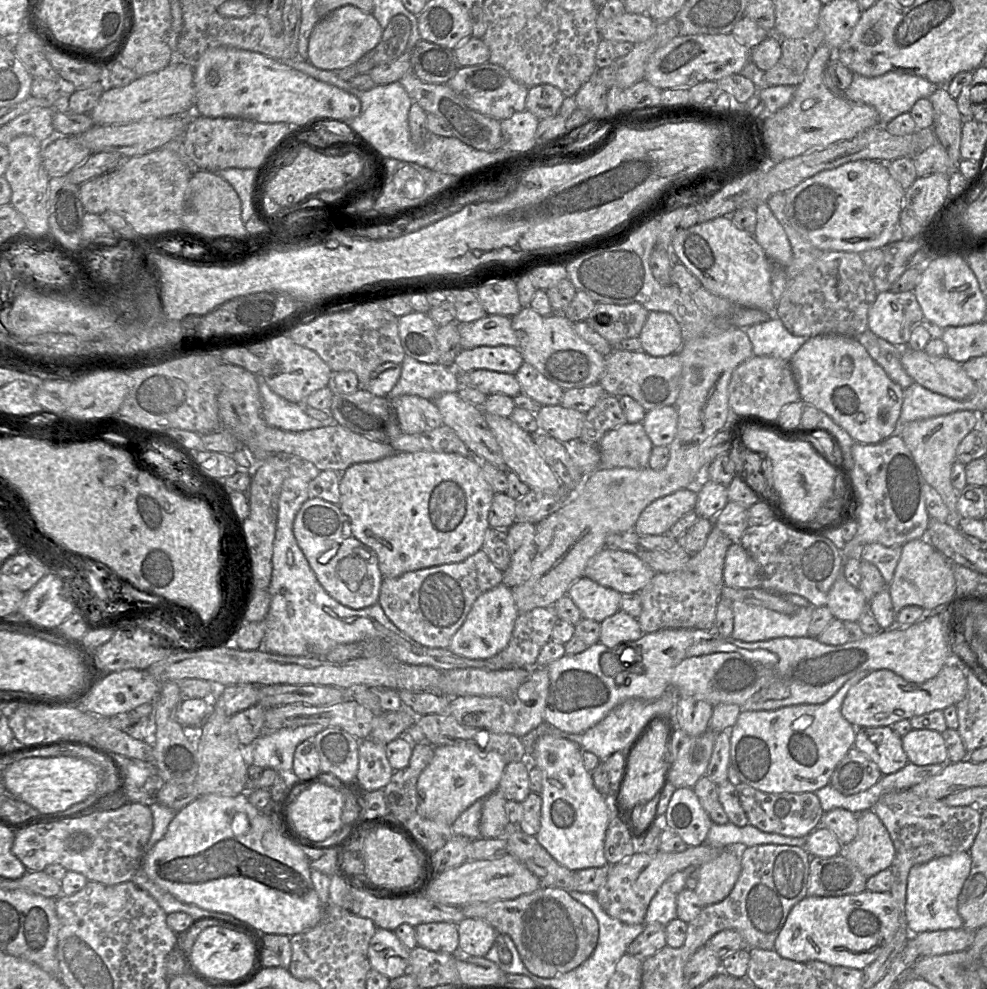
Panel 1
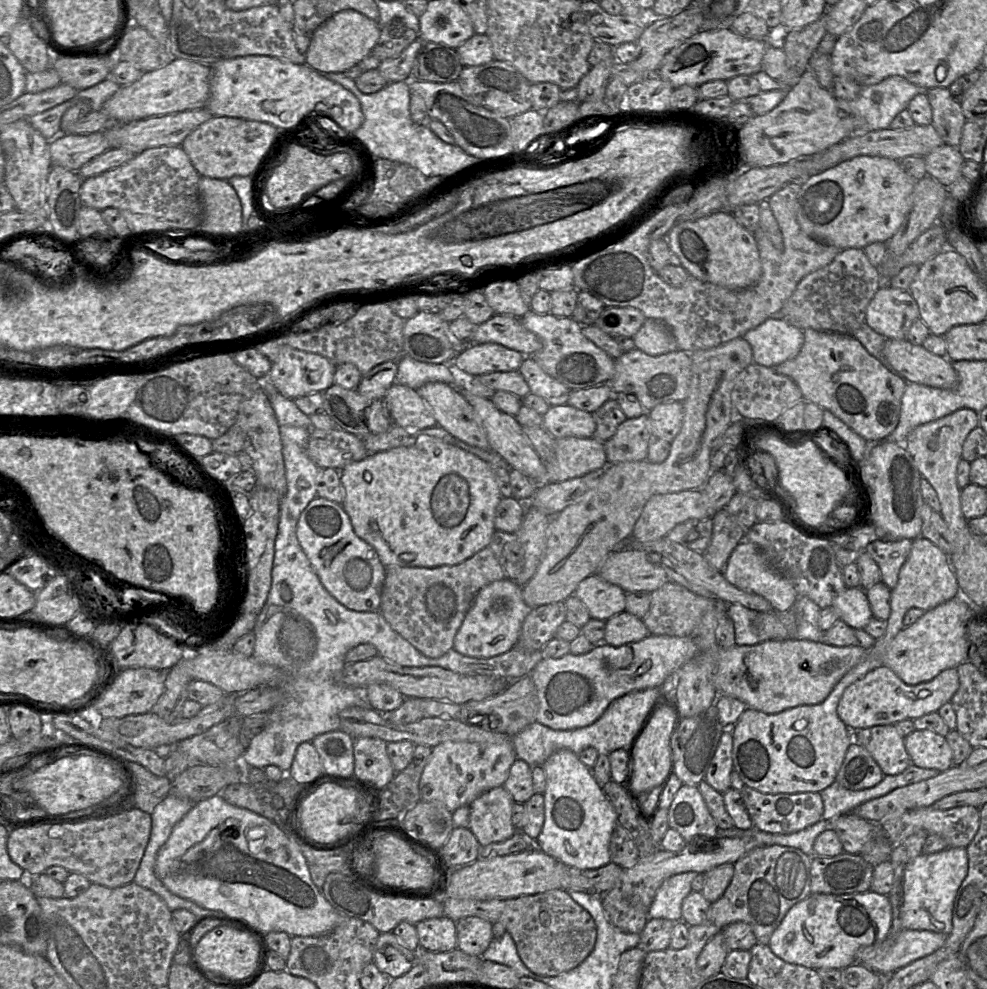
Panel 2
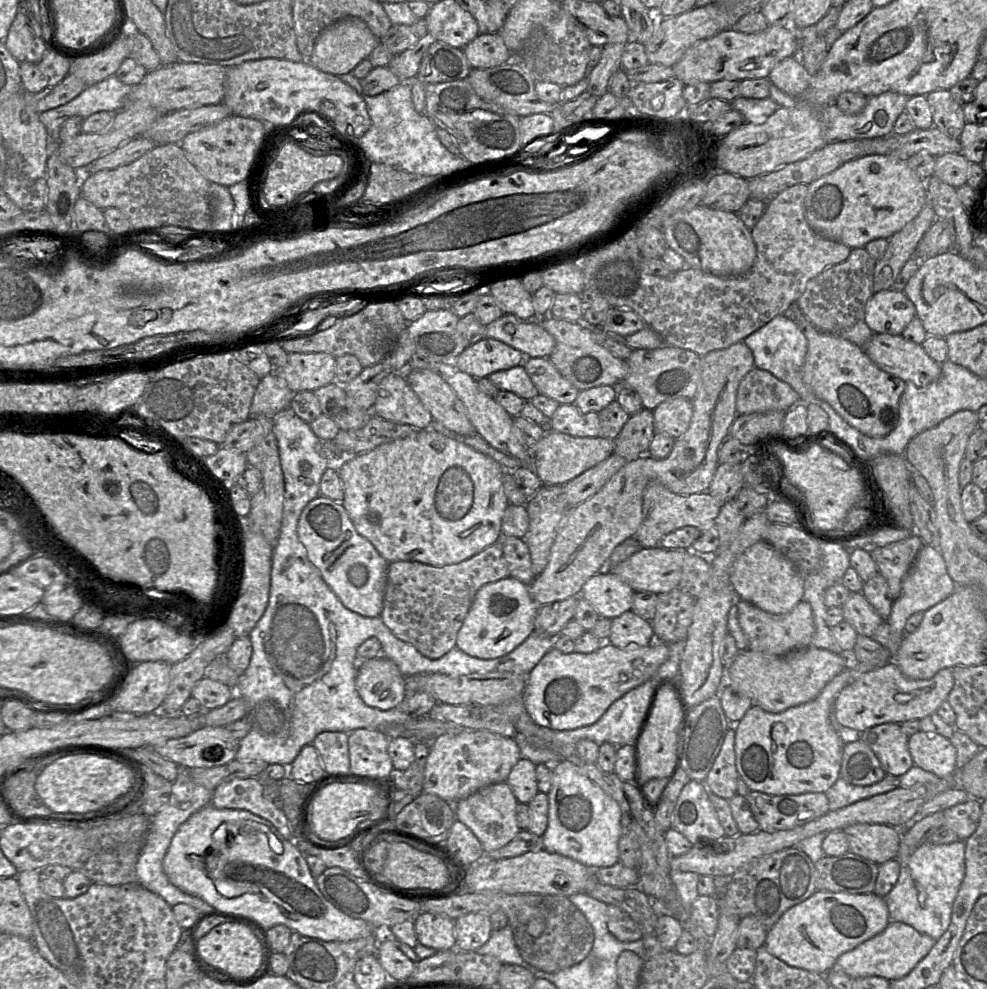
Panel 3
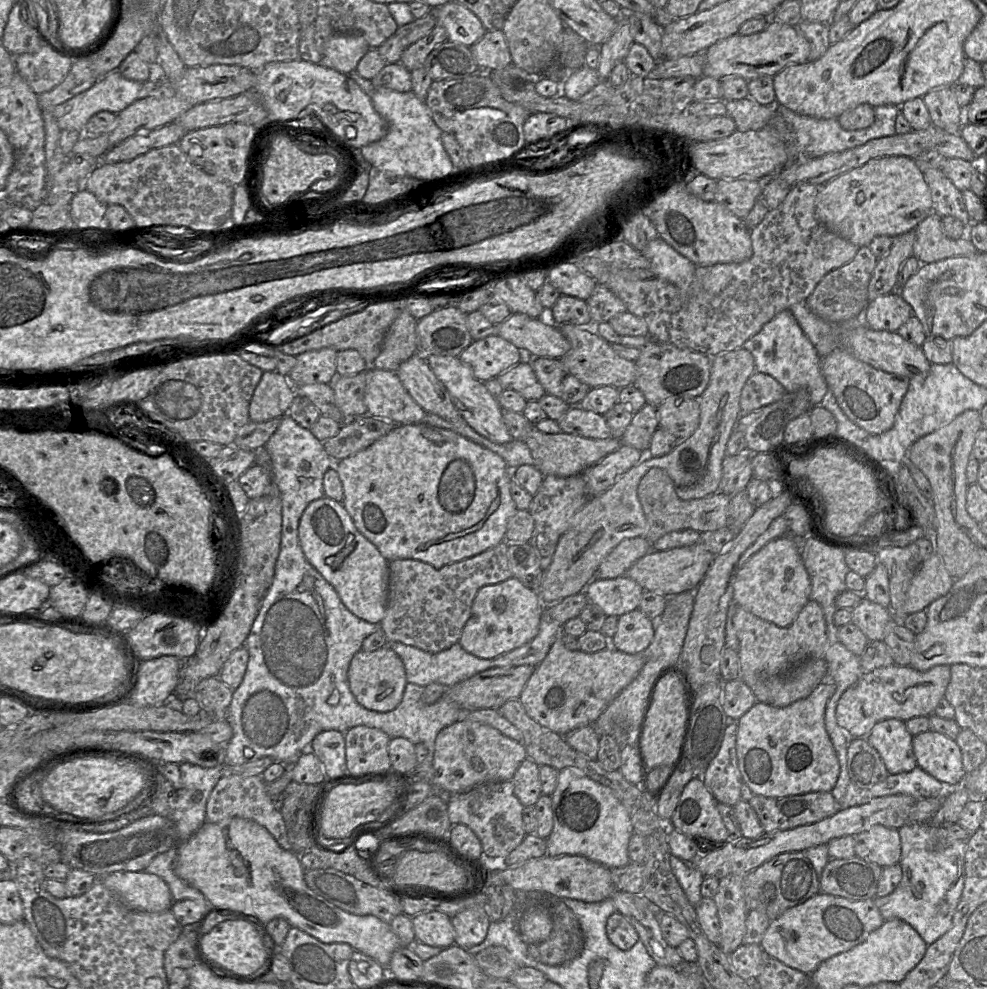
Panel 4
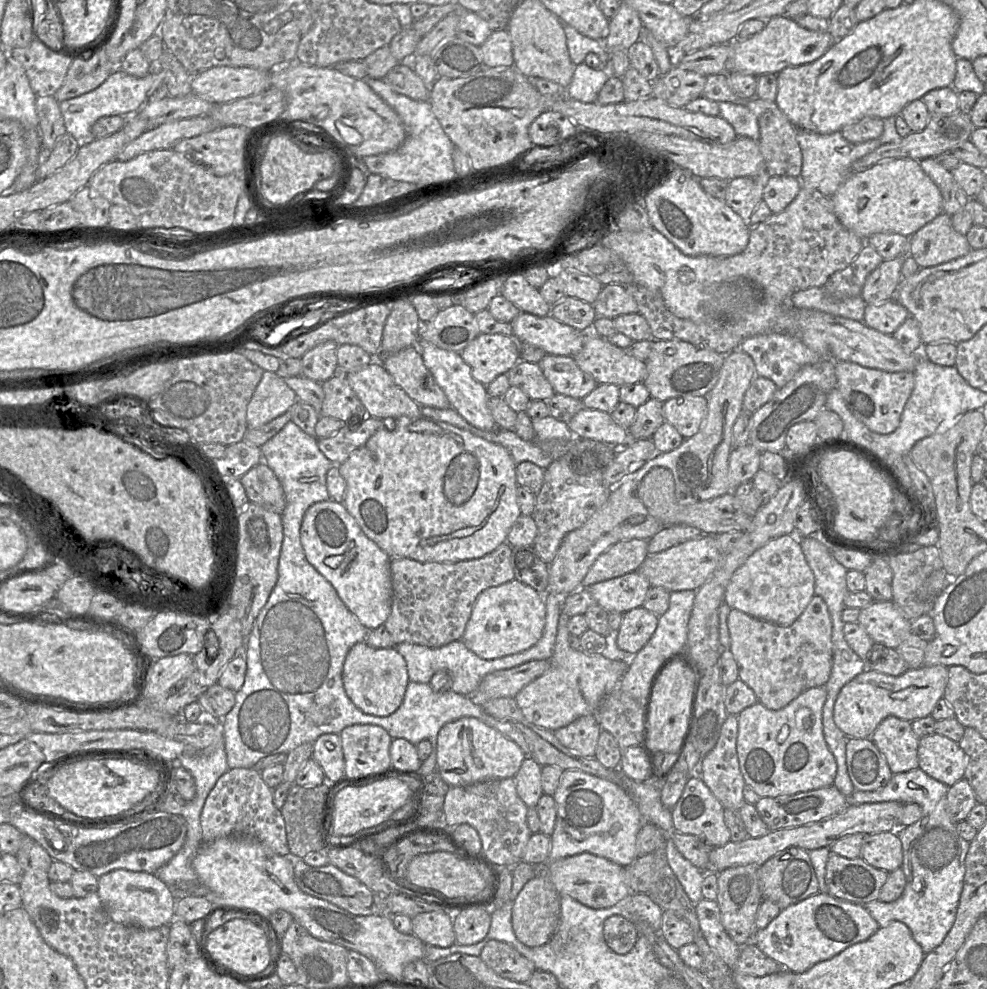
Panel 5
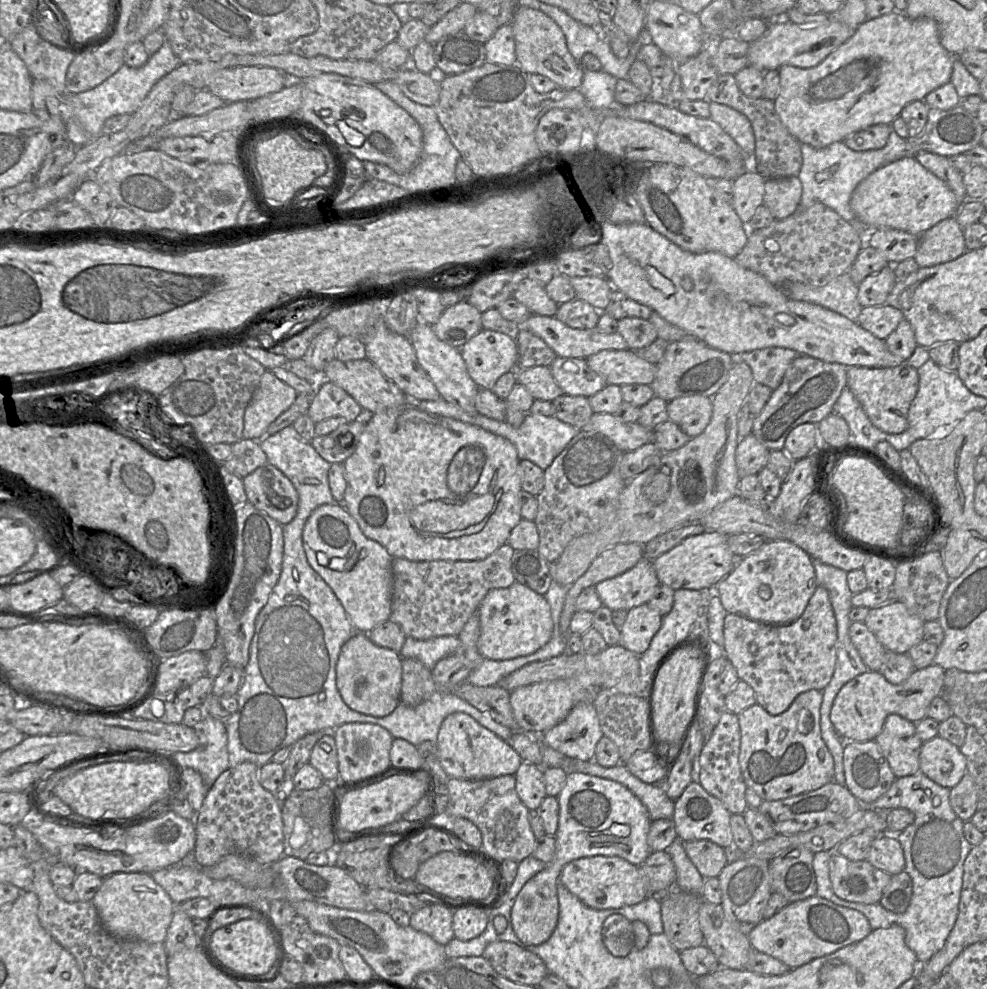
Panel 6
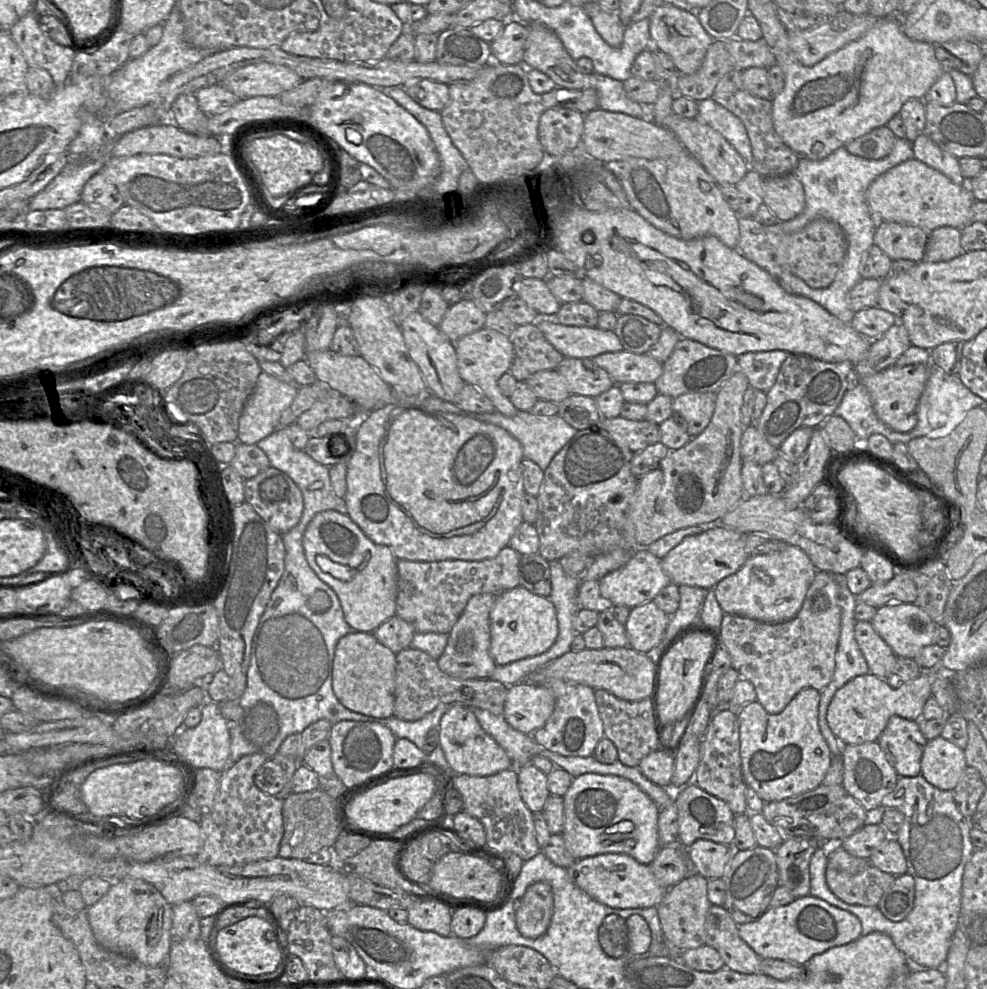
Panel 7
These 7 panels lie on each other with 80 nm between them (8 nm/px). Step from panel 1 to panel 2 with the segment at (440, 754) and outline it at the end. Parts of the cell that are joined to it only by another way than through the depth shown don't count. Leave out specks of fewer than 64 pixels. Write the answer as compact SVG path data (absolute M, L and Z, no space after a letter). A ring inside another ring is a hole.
M512 738L511 742L502 744L453 741L440 743L432 748L422 772L419 782L420 800L438 802L453 812L469 805L482 793L503 786L516 759Z

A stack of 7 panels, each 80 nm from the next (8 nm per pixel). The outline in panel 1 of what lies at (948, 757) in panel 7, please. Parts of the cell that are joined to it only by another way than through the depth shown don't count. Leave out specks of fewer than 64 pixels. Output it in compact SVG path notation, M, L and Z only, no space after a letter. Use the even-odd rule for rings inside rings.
M912 729L901 739L908 762L916 765L949 763L947 747L940 732Z

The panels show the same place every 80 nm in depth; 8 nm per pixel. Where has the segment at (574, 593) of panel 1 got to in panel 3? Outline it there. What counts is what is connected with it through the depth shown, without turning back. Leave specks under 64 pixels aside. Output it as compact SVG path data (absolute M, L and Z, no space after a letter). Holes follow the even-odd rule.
M602 570L586 581L579 596L587 600L600 617L612 620L632 609L634 593L616 574Z

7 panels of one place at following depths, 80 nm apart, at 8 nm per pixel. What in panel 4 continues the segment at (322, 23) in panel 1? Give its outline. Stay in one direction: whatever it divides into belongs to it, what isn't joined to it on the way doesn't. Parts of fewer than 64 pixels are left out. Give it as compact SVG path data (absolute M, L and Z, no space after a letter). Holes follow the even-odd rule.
M335 34L325 44L319 64L349 75L370 47L360 34Z

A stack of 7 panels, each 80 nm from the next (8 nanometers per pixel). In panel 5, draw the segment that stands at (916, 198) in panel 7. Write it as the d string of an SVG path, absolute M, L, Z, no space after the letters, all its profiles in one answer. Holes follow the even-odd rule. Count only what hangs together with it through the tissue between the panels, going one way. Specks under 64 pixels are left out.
M898 158L881 161L870 168L852 173L831 197L840 223L867 240L877 233L896 233L911 237L943 213L939 188L923 171L920 161Z

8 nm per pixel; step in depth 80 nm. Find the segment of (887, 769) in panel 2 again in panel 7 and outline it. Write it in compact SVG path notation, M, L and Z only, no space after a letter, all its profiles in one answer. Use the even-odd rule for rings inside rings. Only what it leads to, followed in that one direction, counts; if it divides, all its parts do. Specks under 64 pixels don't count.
M898 715L889 718L877 740L899 777L921 774L921 757L927 741L919 721Z

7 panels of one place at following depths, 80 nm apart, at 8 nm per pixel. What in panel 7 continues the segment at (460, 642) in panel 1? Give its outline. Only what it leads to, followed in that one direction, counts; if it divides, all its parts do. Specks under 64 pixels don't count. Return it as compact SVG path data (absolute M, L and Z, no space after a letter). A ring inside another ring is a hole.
M522 586L498 594L490 612L490 654L496 665L534 657L547 651L558 636L558 620L553 603Z

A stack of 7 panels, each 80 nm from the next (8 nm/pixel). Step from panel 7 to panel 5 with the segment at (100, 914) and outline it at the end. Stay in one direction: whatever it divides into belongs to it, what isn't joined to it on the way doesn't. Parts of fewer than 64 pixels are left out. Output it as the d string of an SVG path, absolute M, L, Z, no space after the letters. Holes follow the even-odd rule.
M113 870L99 877L97 893L106 913L116 923L153 929L175 919L176 899L172 890L154 873Z

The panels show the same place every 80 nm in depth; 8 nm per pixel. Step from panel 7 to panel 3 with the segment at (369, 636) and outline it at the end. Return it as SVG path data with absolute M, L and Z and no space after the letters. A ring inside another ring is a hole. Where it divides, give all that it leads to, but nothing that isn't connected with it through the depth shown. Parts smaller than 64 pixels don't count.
M383 655L358 663L355 685L367 706L382 711L399 706L406 697L405 677Z

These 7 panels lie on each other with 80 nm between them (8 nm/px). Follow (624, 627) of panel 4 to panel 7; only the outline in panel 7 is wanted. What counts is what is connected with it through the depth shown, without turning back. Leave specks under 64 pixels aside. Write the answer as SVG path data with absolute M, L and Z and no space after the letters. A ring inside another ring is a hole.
M653 601L632 608L624 624L629 646L653 656L652 650L661 642L669 620L670 616Z

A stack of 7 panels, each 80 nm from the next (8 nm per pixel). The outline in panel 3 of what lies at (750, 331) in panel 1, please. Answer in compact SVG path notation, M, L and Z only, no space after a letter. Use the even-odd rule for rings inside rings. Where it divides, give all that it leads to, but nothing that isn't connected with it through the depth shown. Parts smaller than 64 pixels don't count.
M778 315L743 341L753 353L755 367L766 370L779 380L789 384L799 395L800 402L806 404L816 401L802 377L808 342L804 333L794 321L785 315Z

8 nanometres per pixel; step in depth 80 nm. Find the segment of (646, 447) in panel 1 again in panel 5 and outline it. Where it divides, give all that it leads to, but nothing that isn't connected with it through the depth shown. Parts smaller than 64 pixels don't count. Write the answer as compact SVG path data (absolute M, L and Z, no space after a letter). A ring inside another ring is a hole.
M650 397L644 404L637 407L636 416L628 428L632 440L649 439L664 423L663 402Z

